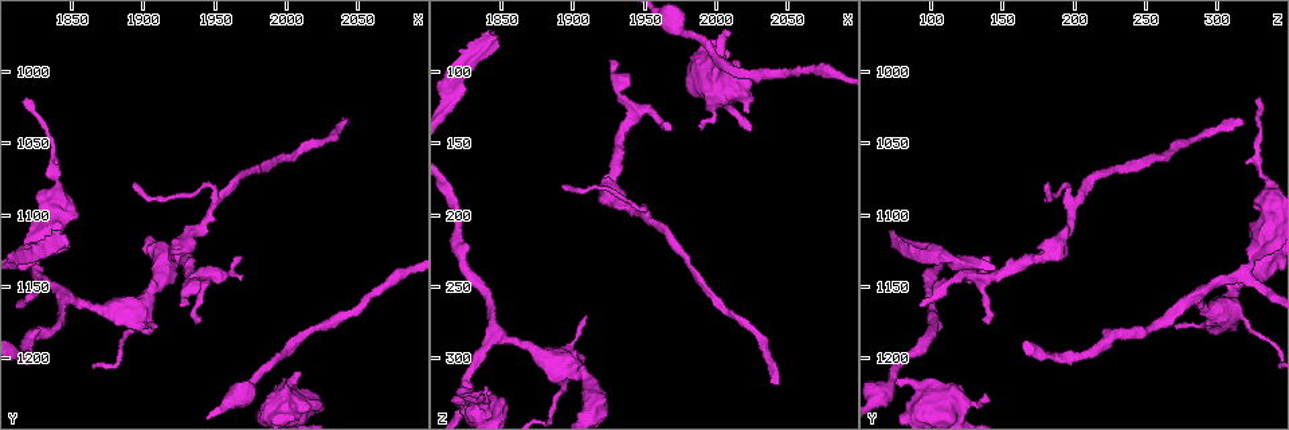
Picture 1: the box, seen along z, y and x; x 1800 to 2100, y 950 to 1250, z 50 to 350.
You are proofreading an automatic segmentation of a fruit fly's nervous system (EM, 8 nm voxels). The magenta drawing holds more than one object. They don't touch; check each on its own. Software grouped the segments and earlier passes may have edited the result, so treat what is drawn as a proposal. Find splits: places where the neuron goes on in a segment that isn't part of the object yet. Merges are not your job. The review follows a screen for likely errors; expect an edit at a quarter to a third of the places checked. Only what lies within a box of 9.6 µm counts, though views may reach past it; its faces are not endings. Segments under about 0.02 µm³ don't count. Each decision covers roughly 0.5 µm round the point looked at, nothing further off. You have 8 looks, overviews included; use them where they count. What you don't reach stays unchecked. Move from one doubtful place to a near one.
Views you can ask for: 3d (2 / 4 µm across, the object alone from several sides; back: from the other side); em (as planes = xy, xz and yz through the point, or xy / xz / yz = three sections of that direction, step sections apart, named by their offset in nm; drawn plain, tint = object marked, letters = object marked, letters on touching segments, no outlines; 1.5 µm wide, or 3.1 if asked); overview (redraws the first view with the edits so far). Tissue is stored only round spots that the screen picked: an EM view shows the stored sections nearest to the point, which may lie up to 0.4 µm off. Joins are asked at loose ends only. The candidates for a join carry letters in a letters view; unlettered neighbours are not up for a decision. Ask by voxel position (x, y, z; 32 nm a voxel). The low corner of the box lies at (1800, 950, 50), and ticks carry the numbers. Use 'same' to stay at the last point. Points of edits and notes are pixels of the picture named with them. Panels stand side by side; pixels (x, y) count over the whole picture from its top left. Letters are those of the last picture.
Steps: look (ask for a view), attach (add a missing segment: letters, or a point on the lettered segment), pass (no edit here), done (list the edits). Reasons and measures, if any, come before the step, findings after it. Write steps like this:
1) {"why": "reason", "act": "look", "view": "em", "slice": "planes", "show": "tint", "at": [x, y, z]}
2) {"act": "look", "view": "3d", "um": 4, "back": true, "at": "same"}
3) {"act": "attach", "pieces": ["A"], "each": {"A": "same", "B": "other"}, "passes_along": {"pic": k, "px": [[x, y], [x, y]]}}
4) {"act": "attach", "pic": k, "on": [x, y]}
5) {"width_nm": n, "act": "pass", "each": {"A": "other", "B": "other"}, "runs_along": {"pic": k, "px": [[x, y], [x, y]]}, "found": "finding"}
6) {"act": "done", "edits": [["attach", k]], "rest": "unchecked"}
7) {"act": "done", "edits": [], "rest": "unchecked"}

{"why": "thin end", "act": "look", "view": "em", "slice": "planes", "show": "letters", "at": [1820, 1018, 328]}

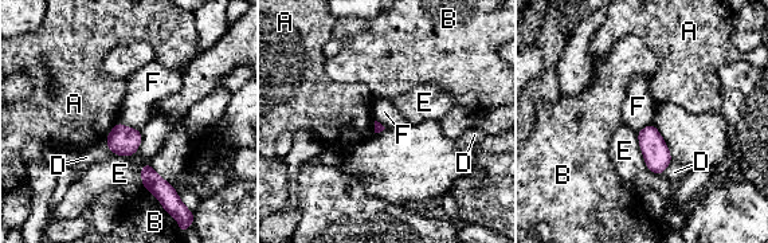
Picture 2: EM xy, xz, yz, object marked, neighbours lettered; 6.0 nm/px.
{"longest_contact_nm": ["E", 300], "act": "pass", "each": {"A": "other", "B": "other", "D": "other", "E": "other", "F": "other"}, "found": "none of them fits"}

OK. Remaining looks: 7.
{"why": "end of a long branch", "act": "look", "view": "3d", "um": 2, "at": [2042, 1034, 316]}

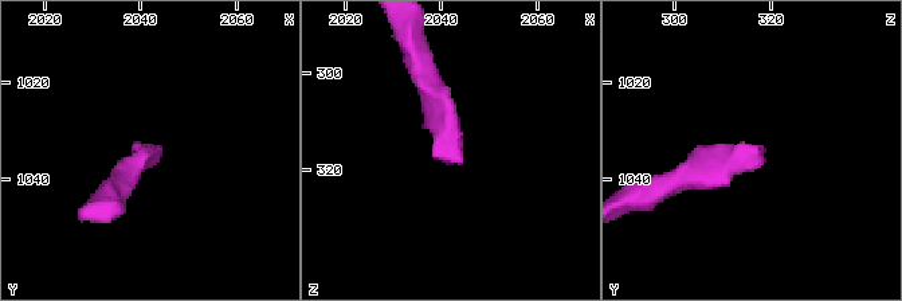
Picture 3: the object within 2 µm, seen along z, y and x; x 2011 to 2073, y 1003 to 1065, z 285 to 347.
{"act": "look", "view": "em", "slice": "xy", "step": 8, "show": "tint", "at": [2044, 1033, 318]}

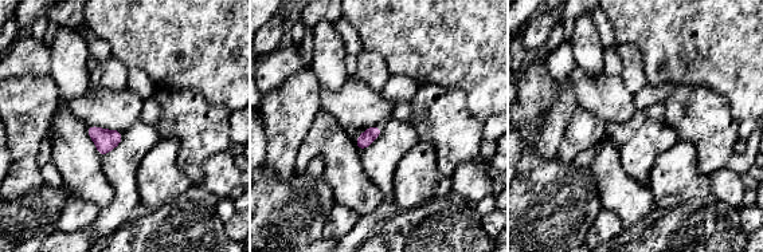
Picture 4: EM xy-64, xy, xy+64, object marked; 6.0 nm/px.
{"why": "cut it another way", "act": "look", "view": "em", "slice": "planes", "show": "letters", "at": "same"}

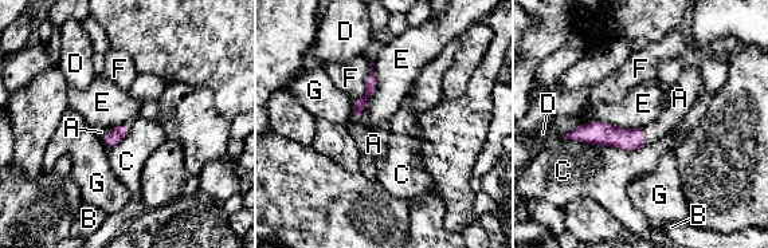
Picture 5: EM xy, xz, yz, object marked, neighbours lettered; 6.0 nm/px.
{"act": "attach", "pieces": ["A"], "each": {"A": "same", "B": "other", "C": "other", "D": "other", "E": "other", "F": "other", "G": "other"}, "passes_along": {"pic": 5, "px": [[604, 134], [643, 134], [676, 109]]}, "found": "the neuron continues"}

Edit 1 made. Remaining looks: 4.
{"act": "look", "view": "overview"}

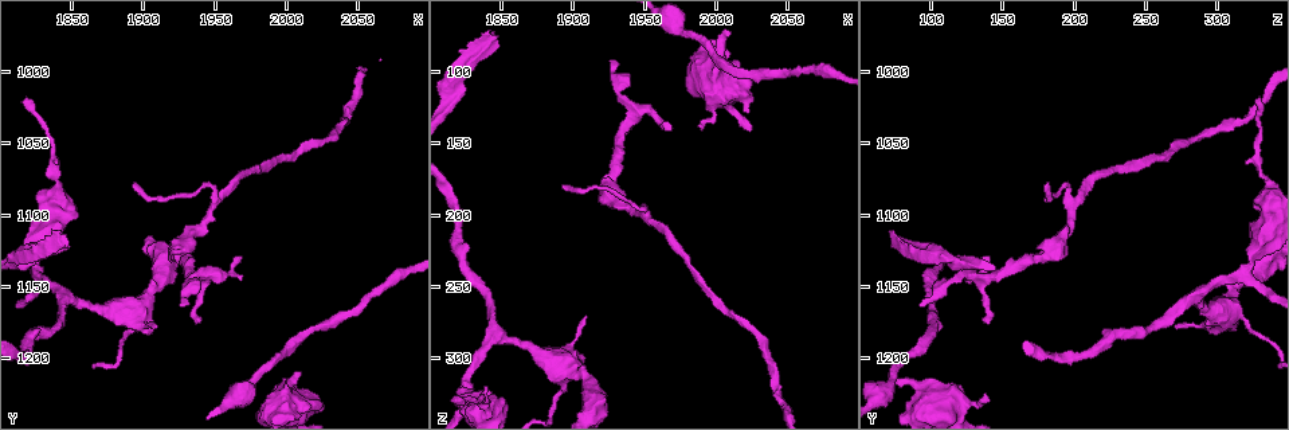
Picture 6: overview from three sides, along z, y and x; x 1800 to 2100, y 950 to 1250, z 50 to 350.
{"why": "free end", "act": "look", "view": "em", "slice": "xy", "step": 8, "show": "letters", "at": [1842, 1112, 74]}

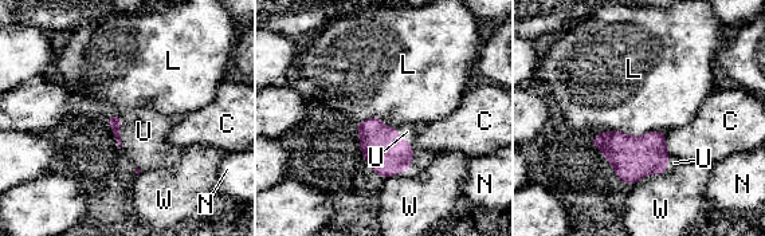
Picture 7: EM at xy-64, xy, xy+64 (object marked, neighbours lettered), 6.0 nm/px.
{"act": "attach", "pieces": ["U"], "each": {"C": "other", "L": "other", "N": "other", "U": "same", "W": "other"}, "passes_along": {"pic": 7, "px": [[381, 146], [405, 141], [407, 132]]}, "found": "it goes on there"}

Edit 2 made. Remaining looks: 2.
{"act": "done", "edits": [["attach", 5], ["attach", 7]], "rest": "unchecked"}

